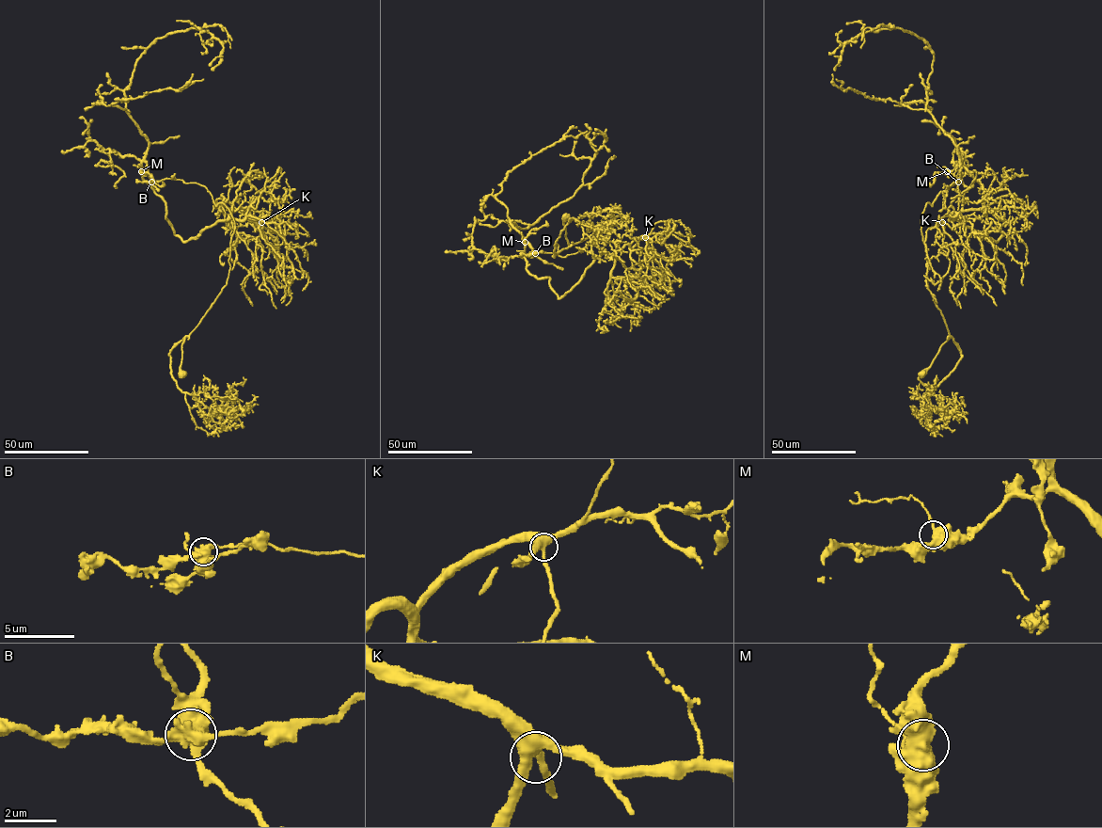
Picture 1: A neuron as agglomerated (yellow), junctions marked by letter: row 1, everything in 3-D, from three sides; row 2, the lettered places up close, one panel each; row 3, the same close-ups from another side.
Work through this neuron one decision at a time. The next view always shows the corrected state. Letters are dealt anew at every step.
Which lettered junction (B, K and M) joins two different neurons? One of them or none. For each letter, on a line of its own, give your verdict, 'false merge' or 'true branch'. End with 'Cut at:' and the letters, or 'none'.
B: false merge
K: true branch
M: true branch
Cut at: B

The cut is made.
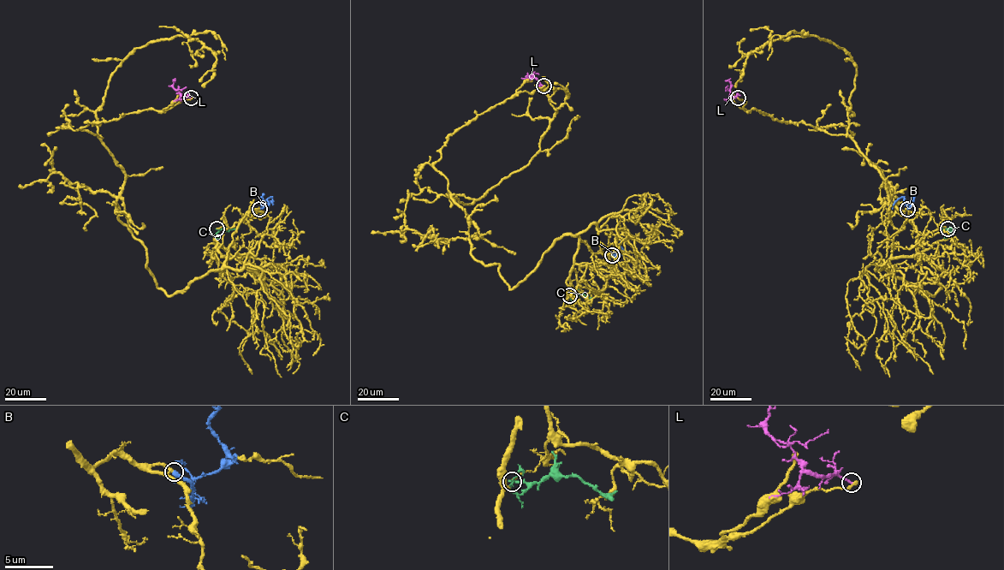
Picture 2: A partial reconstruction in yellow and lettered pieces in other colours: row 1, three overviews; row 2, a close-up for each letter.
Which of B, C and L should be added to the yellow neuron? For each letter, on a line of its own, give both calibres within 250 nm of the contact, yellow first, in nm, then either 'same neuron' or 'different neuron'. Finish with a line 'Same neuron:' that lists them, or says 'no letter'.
B: calibres 240 and 360 nm; same neuron
C: calibres 90 and 190 nm; different neuron
L: calibres 240 and 160 nm; different neuron
Same neuron: B

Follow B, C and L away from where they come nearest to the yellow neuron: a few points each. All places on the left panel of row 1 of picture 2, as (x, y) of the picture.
B: (259, 208), (272, 202), (270, 197), (267, 209)
C: (216, 228), (229, 230), (239, 227)
L: (191, 98), (181, 96), (173, 86), (175, 80)

